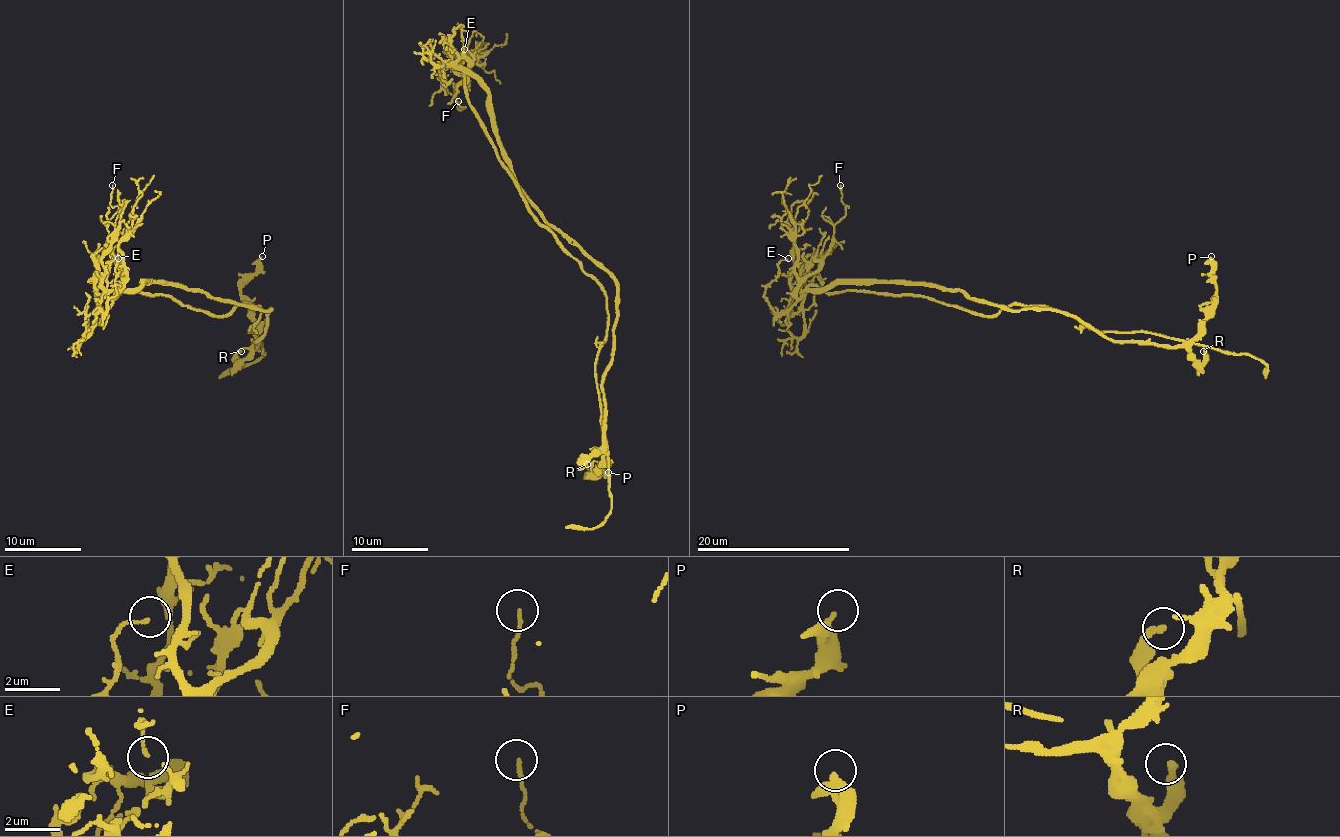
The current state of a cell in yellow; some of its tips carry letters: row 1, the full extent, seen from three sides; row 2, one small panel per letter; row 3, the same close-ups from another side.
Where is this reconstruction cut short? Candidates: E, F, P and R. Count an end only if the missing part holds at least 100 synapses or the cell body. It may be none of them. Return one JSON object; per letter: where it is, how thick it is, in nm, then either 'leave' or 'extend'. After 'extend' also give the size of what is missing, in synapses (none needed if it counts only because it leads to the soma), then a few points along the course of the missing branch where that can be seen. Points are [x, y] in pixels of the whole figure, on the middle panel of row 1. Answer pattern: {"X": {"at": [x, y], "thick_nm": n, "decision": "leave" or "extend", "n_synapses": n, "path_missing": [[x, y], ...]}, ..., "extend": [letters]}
{"E": {"at": [464, 49], "thick_nm": 80, "decision": "leave"}, "F": {"at": [458, 101], "thick_nm": 110, "decision": "leave"}, "P": {"at": [608, 472], "thick_nm": 260, "decision": "leave"}, "R": {"at": [587, 464], "thick_nm": 260, "decision": "leave"}, "extend": []}

